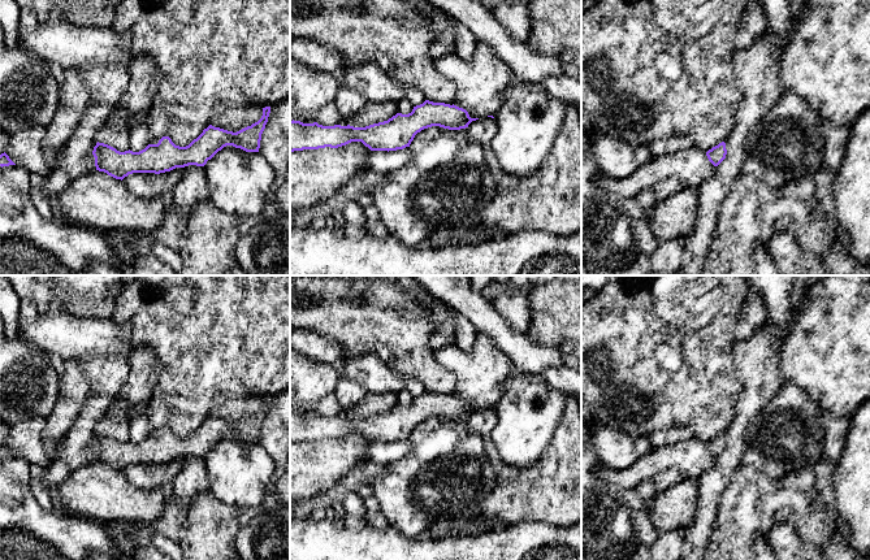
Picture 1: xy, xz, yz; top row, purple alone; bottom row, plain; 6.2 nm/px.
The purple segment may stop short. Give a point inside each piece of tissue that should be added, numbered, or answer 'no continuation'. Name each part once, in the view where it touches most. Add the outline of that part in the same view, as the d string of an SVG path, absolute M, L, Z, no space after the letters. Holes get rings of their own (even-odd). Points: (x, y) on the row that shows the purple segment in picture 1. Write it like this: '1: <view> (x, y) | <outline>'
no continuation

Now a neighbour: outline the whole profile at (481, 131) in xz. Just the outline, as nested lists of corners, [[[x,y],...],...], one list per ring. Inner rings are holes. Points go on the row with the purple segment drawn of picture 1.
[[[481,117],[472,121],[467,127],[467,139],[469,143],[488,147],[497,133],[497,122],[492,117]]]

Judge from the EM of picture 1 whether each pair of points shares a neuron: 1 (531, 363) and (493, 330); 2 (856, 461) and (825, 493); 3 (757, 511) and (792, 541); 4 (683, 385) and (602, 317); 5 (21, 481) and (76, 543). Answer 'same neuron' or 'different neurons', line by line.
1: same neuron
2: different neurons
3: different neurons
4: same neuron
5: same neuron

